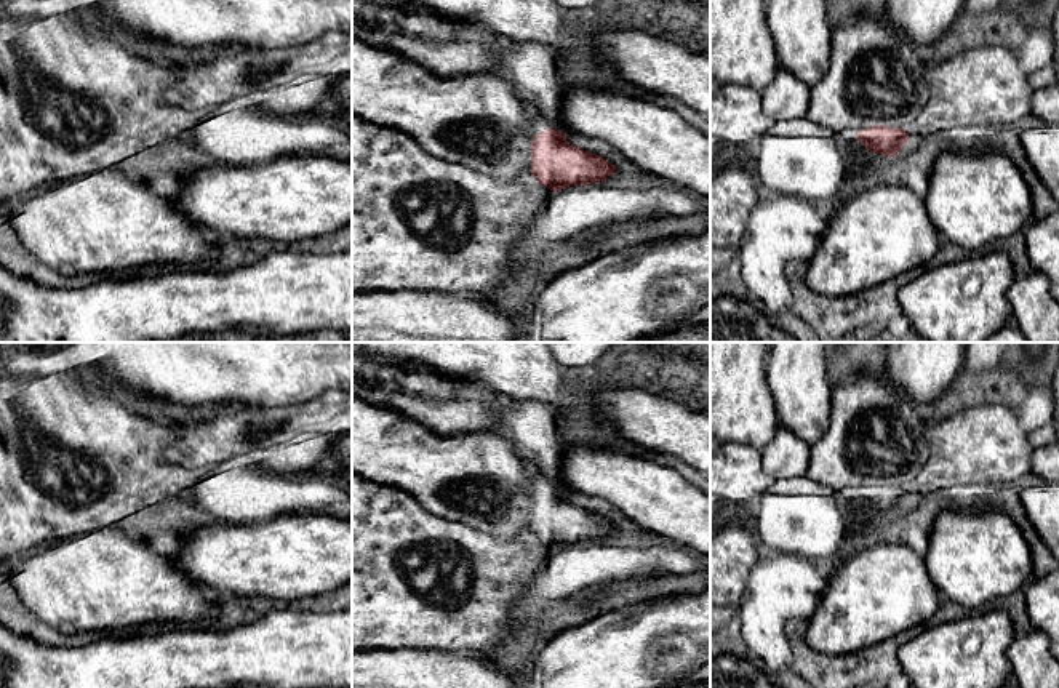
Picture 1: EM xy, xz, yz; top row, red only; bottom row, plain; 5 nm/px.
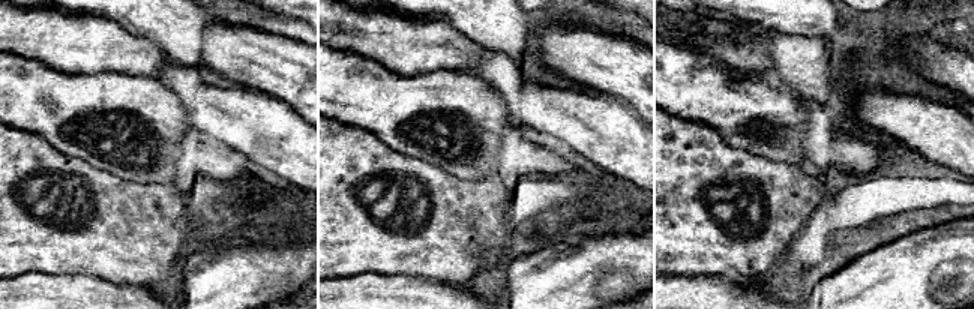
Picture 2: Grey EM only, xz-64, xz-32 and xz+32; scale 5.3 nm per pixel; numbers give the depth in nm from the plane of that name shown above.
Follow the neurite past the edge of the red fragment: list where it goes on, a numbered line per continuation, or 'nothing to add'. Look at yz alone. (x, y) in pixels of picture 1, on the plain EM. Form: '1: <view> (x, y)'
1: yz (847, 498)

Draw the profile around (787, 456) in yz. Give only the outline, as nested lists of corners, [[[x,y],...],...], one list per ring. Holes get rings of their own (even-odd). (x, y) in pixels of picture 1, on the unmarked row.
[[[777,426],[771,443],[761,450],[761,469],[773,480],[806,475],[811,445],[784,426]]]

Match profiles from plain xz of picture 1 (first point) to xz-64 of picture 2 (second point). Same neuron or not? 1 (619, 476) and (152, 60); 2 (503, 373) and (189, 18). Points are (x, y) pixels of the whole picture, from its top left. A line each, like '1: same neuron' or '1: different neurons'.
1: different neurons
2: same neuron

